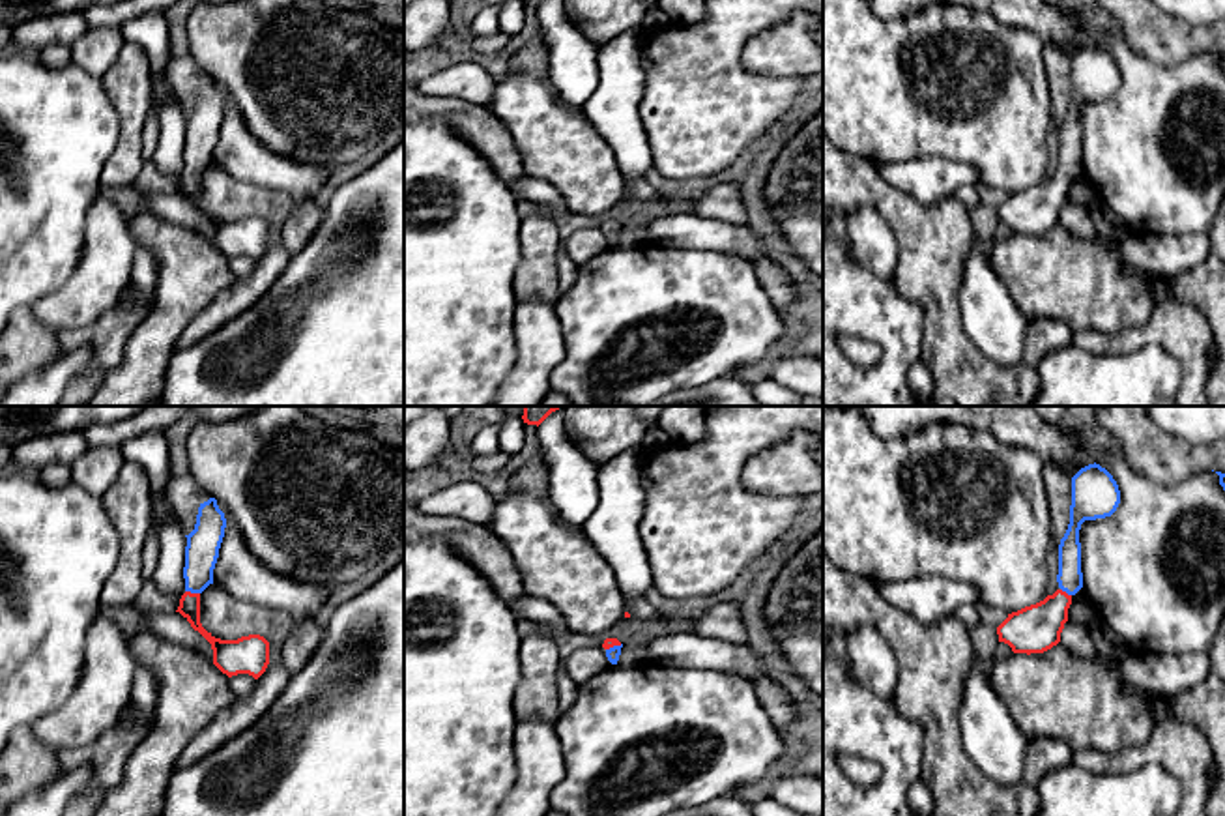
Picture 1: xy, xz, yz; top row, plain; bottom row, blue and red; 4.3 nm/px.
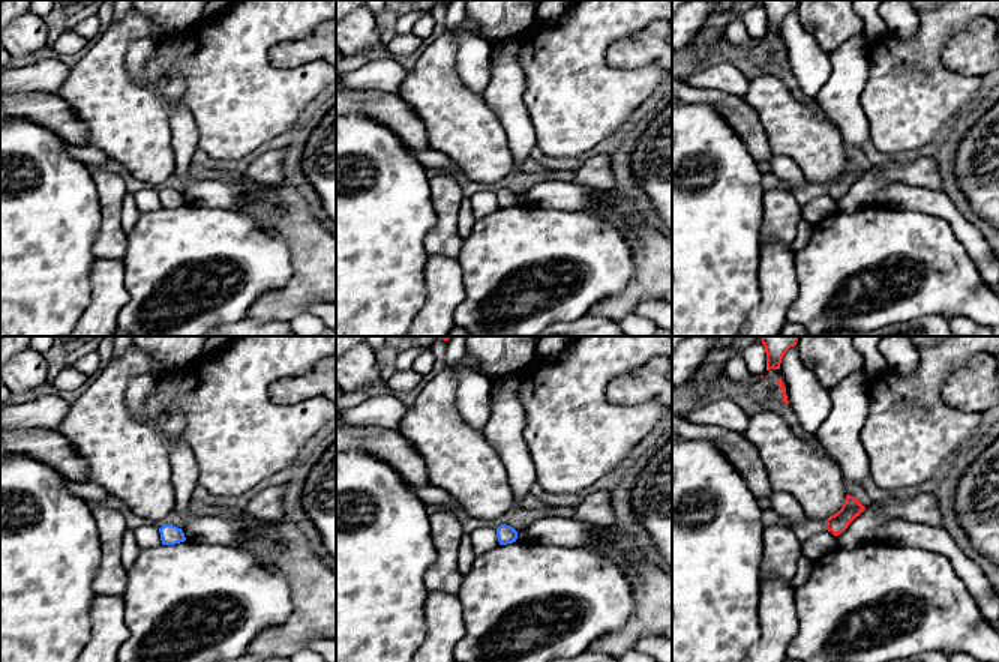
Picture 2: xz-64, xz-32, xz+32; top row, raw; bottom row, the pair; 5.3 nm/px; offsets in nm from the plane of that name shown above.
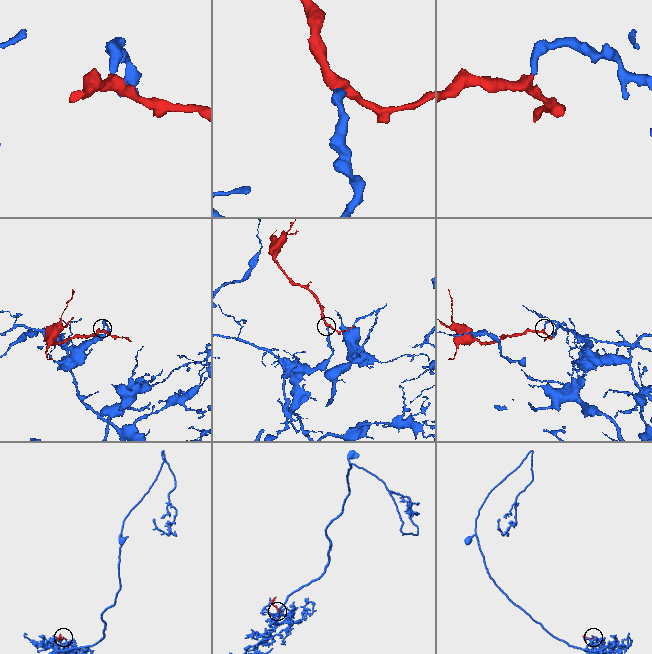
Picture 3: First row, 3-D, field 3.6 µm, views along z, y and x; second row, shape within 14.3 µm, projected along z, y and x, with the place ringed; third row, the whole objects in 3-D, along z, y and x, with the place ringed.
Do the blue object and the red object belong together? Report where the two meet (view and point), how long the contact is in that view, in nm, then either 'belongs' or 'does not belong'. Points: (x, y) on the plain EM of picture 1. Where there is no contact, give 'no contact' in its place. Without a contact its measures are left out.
xy (193, 173) | 70 nm | belongs

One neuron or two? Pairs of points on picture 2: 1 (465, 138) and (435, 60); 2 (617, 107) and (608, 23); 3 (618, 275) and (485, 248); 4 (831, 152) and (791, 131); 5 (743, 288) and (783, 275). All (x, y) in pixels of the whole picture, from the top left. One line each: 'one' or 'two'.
1: one
2: one
3: one
4: one
5: two

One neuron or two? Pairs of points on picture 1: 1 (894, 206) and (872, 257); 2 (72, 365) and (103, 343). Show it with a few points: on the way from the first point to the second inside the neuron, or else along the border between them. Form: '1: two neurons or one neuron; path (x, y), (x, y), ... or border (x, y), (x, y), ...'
1: two neurons; border (846, 212), (872, 208), (885, 221), (896, 268)
2: two neurons; border (94, 349), (81, 347), (64, 356)

